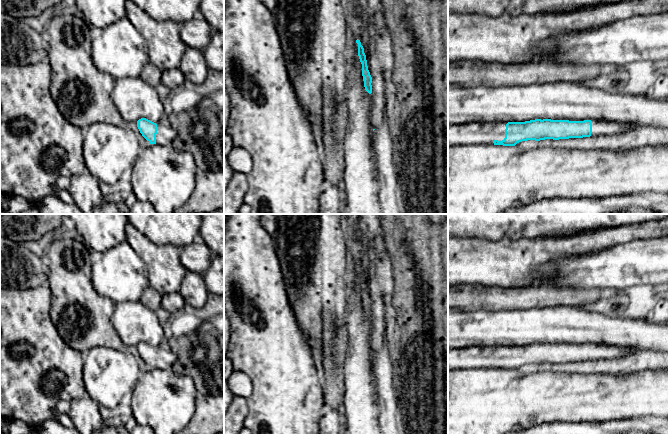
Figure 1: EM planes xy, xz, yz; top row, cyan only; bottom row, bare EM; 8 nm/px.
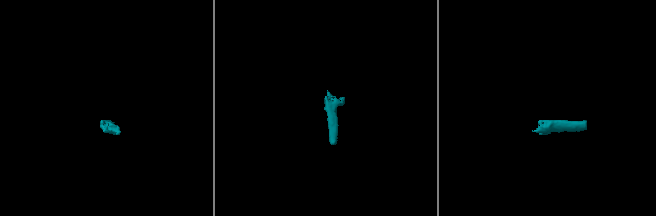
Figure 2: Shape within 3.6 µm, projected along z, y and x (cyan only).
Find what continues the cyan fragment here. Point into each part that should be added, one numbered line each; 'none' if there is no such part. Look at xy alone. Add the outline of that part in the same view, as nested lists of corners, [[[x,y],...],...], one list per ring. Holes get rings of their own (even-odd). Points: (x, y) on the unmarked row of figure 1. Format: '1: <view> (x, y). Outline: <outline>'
1: xy (166, 358). Outline: [[[162,341],[156,347],[158,355],[156,358],[156,368],[162,370],[170,370],[177,359],[177,356],[171,350],[169,343],[163,343]]]

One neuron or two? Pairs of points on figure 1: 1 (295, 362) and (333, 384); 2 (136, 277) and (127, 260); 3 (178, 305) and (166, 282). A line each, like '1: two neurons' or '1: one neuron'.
1: two neurons
2: one neuron
3: two neurons

